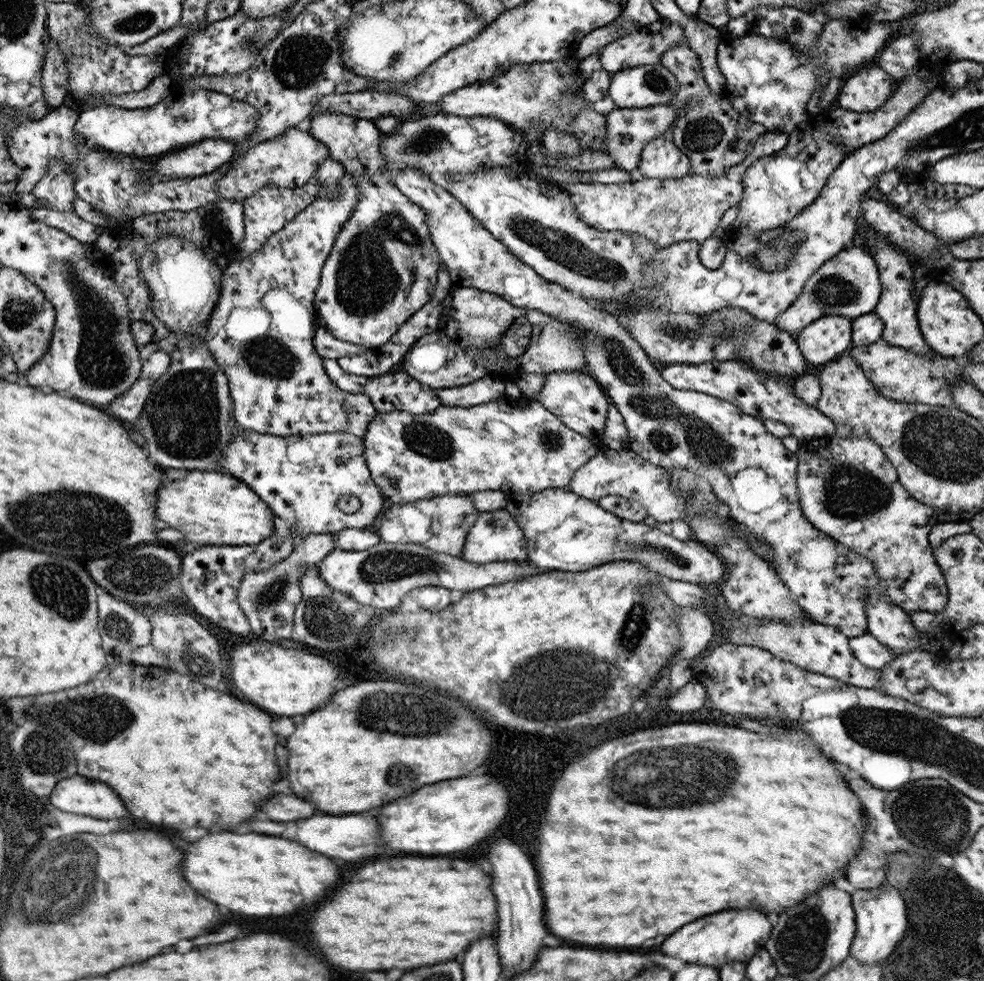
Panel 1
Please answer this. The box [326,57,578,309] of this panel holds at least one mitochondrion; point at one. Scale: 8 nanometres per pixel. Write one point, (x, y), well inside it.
(431, 140)

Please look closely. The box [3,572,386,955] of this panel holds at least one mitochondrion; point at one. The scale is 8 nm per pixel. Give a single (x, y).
(66, 892)

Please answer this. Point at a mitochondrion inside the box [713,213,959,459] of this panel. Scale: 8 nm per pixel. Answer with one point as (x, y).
(832, 291)

